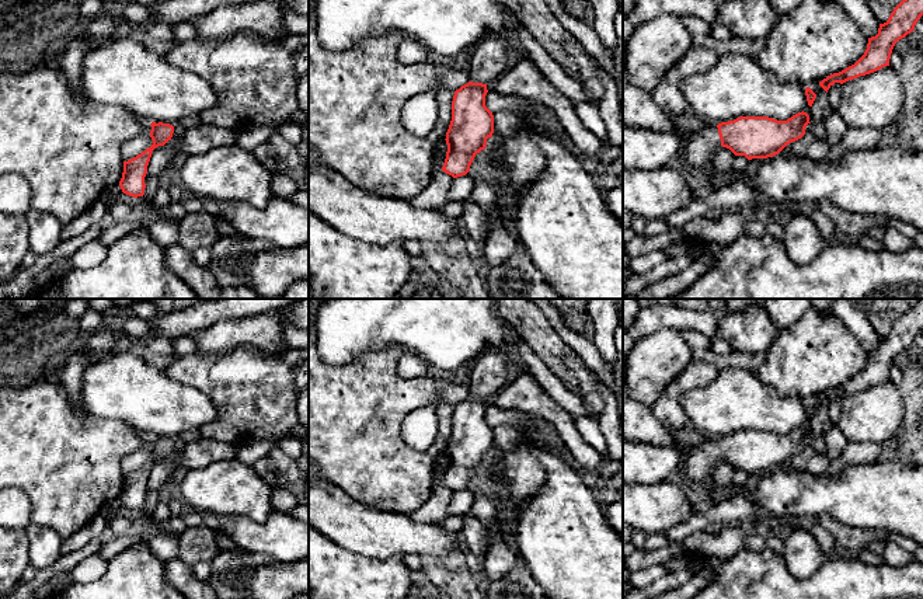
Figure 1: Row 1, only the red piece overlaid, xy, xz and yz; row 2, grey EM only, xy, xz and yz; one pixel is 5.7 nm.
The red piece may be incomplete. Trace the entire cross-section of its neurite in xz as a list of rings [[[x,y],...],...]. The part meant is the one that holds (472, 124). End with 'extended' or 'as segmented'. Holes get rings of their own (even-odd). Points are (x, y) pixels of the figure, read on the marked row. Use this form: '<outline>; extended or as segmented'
[[[515,28],[485,32],[469,60],[470,81],[454,91],[452,121],[446,132],[446,159],[442,171],[453,178],[466,175],[477,153],[494,133],[494,115],[485,107],[487,84],[508,69],[509,49],[516,43]]]; extended

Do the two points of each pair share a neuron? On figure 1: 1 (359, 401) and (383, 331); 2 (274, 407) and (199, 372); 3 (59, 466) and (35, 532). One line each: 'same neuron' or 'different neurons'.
1: different neurons
2: same neuron
3: different neurons

